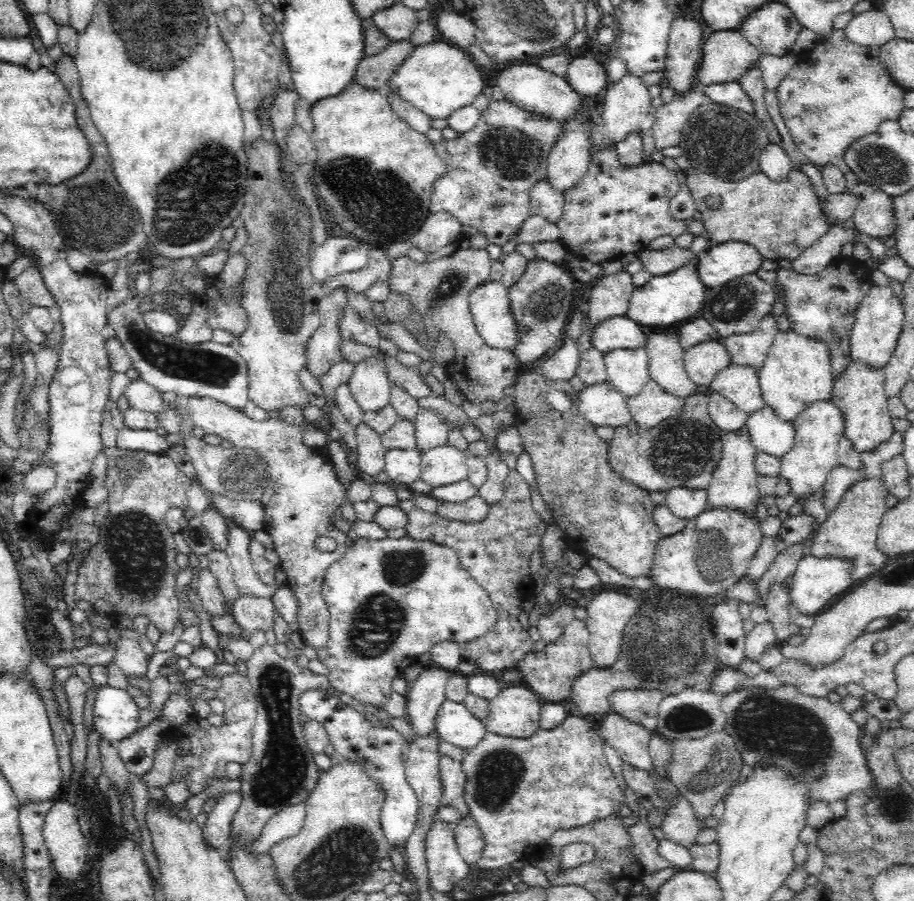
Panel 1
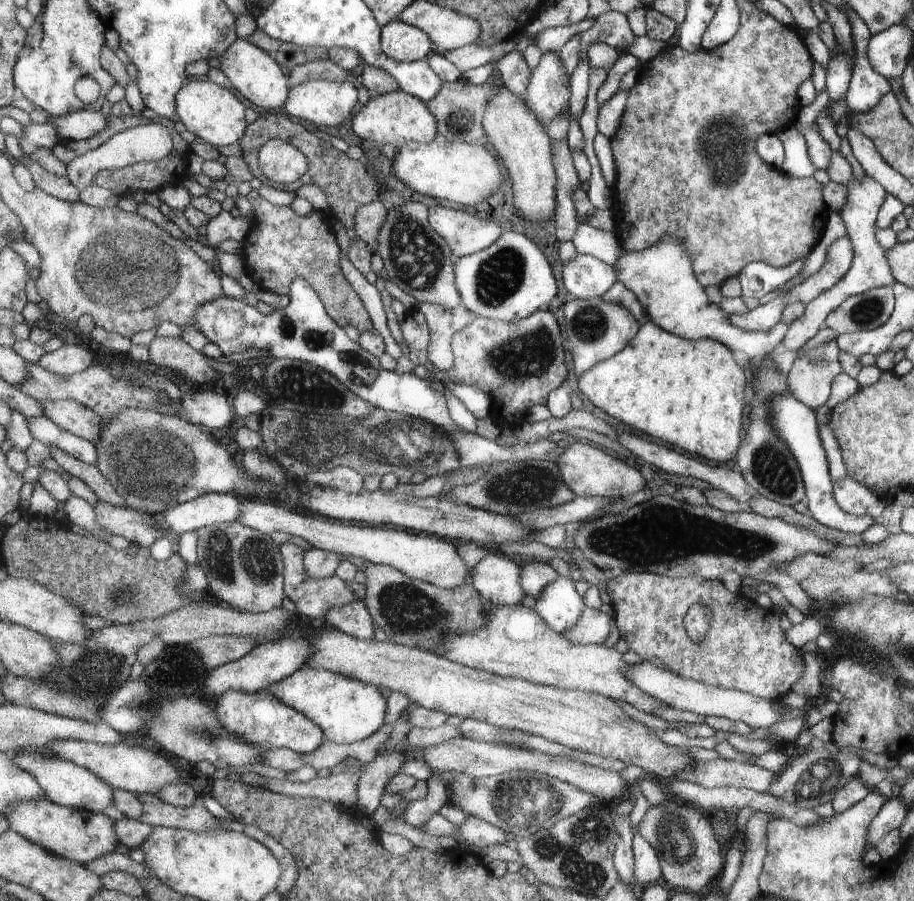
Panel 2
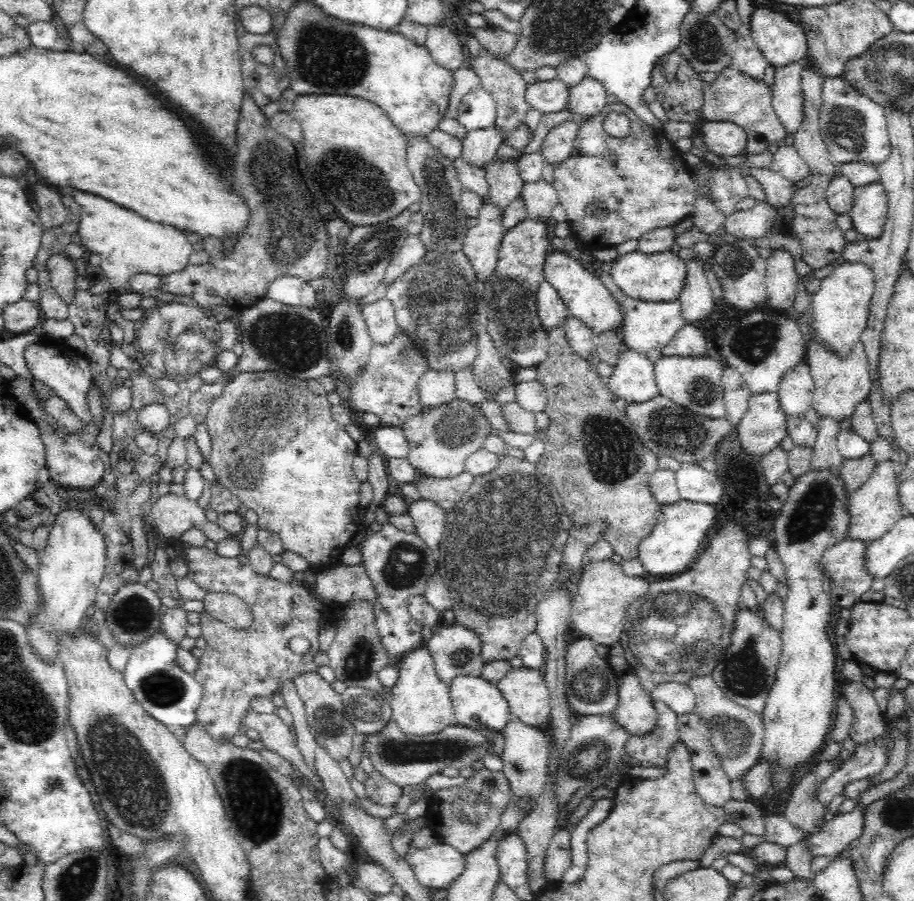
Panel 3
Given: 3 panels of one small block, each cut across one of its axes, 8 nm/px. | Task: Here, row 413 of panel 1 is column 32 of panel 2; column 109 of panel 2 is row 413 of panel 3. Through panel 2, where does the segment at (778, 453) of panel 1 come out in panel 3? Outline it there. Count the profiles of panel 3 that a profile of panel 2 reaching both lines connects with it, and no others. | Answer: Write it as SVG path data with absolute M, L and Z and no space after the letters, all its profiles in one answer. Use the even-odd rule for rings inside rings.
M803 362L786 372L777 391L780 407L788 418L805 418L813 404L814 384L809 366Z

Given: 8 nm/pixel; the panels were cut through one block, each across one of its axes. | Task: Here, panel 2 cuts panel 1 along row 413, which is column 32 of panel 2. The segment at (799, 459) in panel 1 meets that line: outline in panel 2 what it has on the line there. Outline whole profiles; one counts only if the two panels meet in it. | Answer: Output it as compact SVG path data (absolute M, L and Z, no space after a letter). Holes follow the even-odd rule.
M43 798L21 802L5 815L11 822L12 830L23 834L42 848L81 865L87 865L107 854L115 853L119 848L120 839L115 831L116 821L107 814L81 812Z

